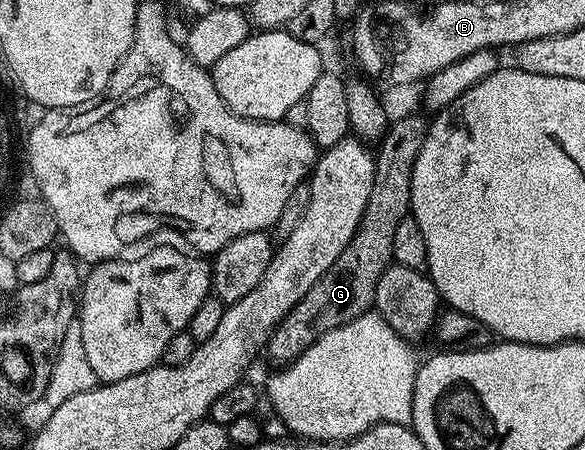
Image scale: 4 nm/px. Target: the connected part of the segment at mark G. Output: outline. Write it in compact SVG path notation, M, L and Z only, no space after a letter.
M407 114L396 122L394 119L383 137L378 139L379 150L374 151L373 189L369 191L361 224L357 232L353 232L353 240L349 240L345 252L337 256L337 260L321 275L317 284L305 292L303 299L271 333L265 354L272 362L272 367L290 366L322 334L349 324L374 307L377 280L381 280L381 272L385 272L393 262L393 235L397 232L397 224L401 224L401 220L408 218L411 212L413 164L417 162L423 147L428 125L426 117L423 119L419 114Z

